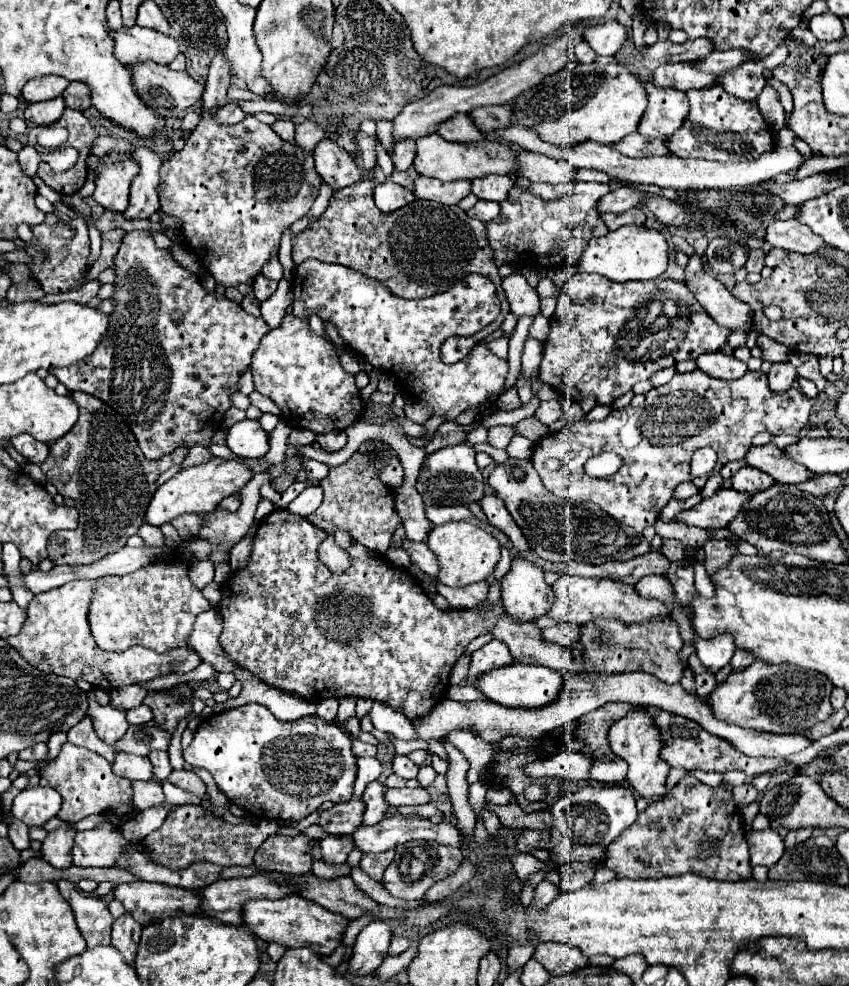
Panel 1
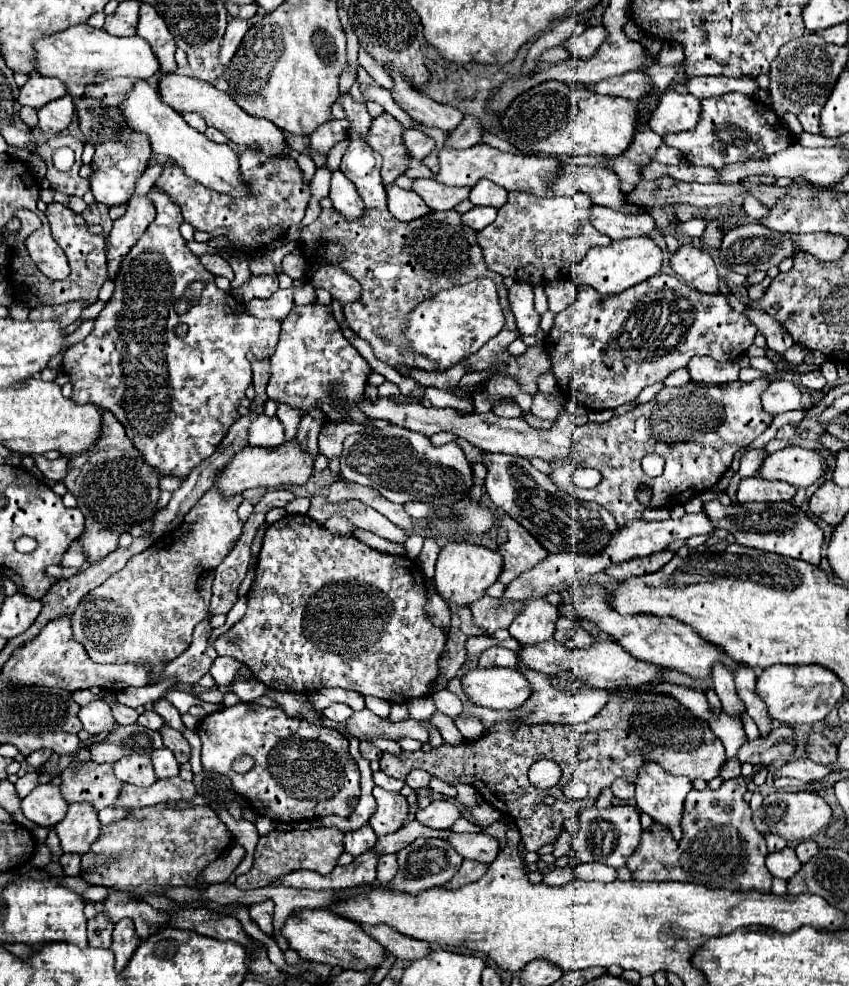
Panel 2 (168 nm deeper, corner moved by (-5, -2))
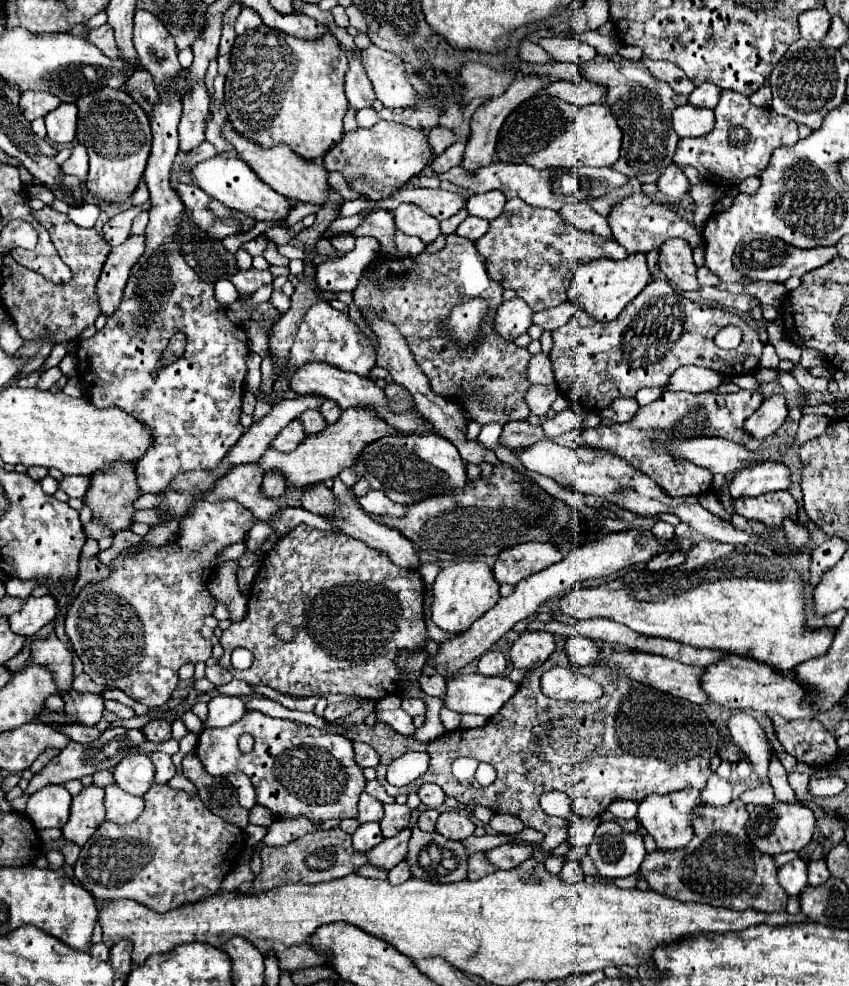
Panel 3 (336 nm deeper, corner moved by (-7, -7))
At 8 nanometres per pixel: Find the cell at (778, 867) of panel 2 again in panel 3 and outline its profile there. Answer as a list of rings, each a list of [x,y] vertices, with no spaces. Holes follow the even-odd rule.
[[[795,859],[779,867],[779,883],[787,895],[799,895],[807,887],[807,861]]]

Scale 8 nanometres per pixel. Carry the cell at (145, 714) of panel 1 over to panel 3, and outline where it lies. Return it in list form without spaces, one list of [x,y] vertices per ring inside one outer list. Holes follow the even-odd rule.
[[[153,719],[143,727],[143,733],[153,743],[163,743],[171,739],[171,723],[167,719]]]

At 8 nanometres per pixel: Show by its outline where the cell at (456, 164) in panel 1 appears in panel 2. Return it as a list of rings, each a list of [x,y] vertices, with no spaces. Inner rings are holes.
[[[477,144],[465,150],[453,150],[443,146],[437,154],[439,160],[439,172],[435,174],[435,180],[447,184],[447,186],[469,186],[473,188],[481,178],[489,178],[497,182],[499,186],[521,192],[531,192],[539,196],[547,196],[547,180],[557,174],[561,168],[555,158],[539,158],[539,156],[521,156],[521,154],[509,154],[501,152],[489,144]]]

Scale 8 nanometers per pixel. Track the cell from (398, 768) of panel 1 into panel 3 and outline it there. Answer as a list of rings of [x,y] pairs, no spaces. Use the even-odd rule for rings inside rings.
[[[433,783],[421,785],[421,789],[419,789],[417,795],[419,795],[419,799],[421,799],[429,809],[437,809],[437,807],[441,807],[443,801],[445,801],[445,793],[441,791],[439,785],[433,785]]]

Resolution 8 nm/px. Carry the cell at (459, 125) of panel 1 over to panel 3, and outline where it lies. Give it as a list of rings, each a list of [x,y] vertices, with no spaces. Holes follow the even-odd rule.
[[[371,43],[361,51],[361,57],[375,95],[385,107],[411,107],[417,101],[417,95],[407,81],[405,63],[397,55]]]

